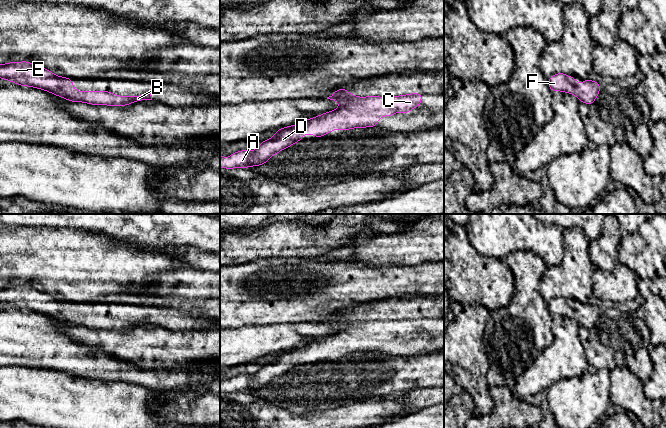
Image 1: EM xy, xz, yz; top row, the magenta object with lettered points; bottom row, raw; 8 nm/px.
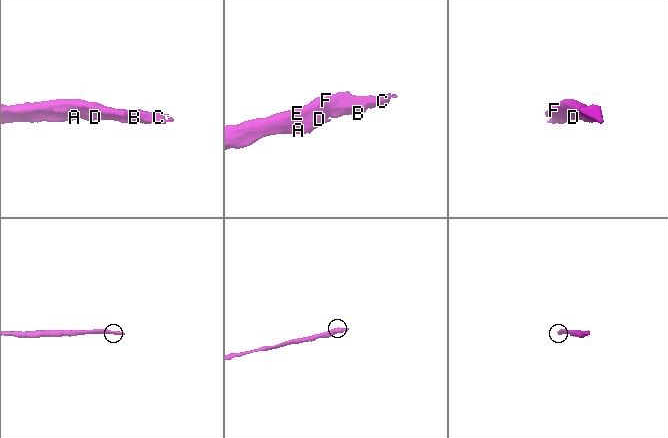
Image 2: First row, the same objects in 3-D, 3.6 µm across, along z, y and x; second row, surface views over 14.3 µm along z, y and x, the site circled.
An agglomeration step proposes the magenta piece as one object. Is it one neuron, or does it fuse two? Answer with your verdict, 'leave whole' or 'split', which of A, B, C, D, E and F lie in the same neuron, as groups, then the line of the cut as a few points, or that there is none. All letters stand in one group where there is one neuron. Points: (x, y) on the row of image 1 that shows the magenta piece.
leave whole | A B C D E F | no cut

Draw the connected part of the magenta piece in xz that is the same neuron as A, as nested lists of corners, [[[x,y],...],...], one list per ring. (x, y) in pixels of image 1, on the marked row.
[[[345,88],[336,90],[327,97],[339,102],[339,108],[307,119],[297,125],[276,129],[277,133],[268,140],[263,140],[253,151],[241,150],[229,155],[220,156],[220,168],[248,168],[250,166],[266,164],[276,153],[290,147],[302,139],[303,134],[323,137],[329,132],[350,130],[352,128],[376,127],[379,118],[392,116],[395,113],[410,113],[410,110],[421,106],[424,94],[410,93],[400,96],[369,96],[357,97]]]

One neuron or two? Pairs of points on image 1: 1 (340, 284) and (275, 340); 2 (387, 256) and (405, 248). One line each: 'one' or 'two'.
1: two
2: one

